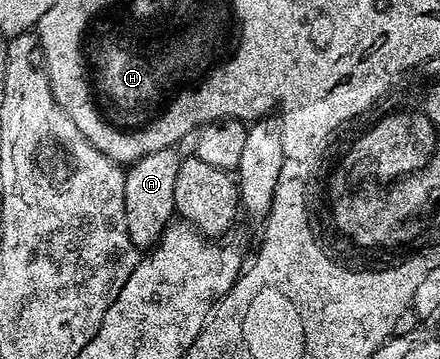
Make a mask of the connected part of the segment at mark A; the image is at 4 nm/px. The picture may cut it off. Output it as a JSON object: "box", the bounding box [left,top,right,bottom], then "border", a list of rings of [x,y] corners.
{"box":[124,148,183,250],"border":[[[174,148],[156,150],[125,169],[124,214],[128,234],[140,250],[149,250],[162,239],[163,232],[175,219],[176,174],[183,157]]]}

